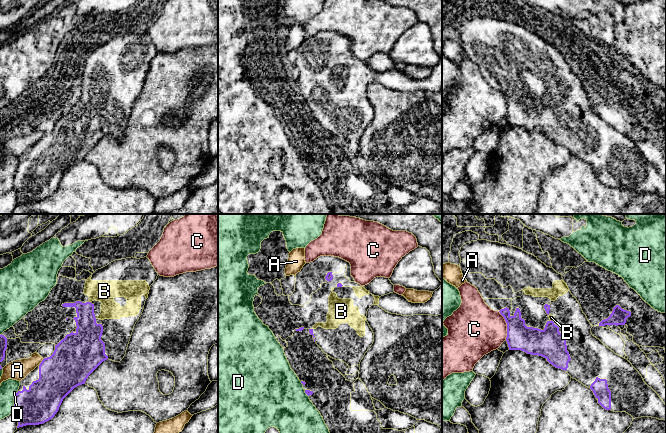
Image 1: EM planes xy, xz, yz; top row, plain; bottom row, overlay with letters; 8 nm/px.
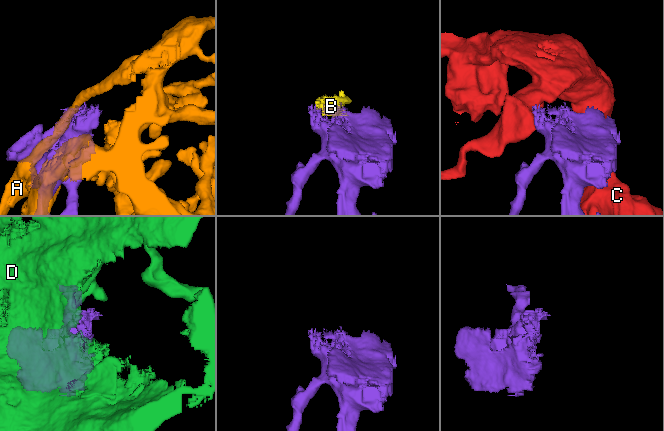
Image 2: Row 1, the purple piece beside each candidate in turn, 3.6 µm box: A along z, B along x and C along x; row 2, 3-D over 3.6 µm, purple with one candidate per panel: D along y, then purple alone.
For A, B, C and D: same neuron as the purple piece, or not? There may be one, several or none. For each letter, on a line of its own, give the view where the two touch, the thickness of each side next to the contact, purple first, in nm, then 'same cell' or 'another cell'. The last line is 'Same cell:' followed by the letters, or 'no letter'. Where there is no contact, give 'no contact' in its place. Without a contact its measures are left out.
A: xy | 360/160 nm | another cell
B: yz | 240/40 nm | same cell
C: yz | 220/400 nm | another cell
D: xy | 300/140 nm | another cell
Same cell: B

